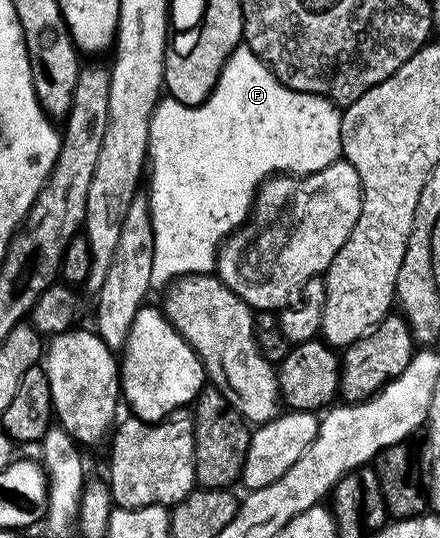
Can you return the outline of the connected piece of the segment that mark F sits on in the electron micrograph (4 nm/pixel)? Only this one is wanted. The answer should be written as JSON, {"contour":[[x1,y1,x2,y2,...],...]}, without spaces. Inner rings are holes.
{"contour":[[247,46,230,54,206,103,191,108,165,95,149,119,147,163,152,178,146,196,154,230,151,287,163,289,182,276,215,273,224,241,249,219,261,184,273,174,309,176,341,159,341,115,327,96,290,90]]}

